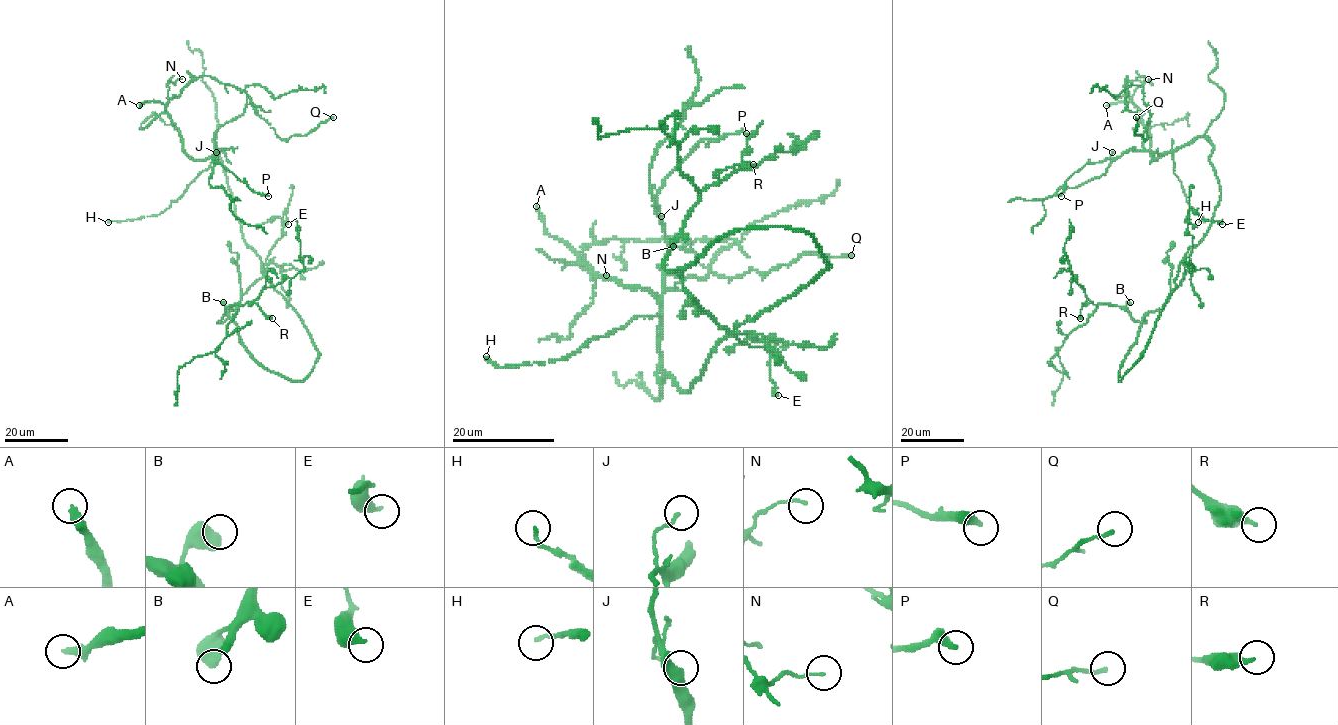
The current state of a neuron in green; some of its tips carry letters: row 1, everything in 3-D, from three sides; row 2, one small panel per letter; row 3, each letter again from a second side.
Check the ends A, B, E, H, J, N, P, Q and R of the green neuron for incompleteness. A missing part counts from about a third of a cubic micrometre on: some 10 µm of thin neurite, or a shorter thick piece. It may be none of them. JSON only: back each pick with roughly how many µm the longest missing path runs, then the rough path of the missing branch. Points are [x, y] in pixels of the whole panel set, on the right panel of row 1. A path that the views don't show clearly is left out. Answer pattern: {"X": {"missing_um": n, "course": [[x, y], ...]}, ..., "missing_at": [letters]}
{"missing_at": []}

